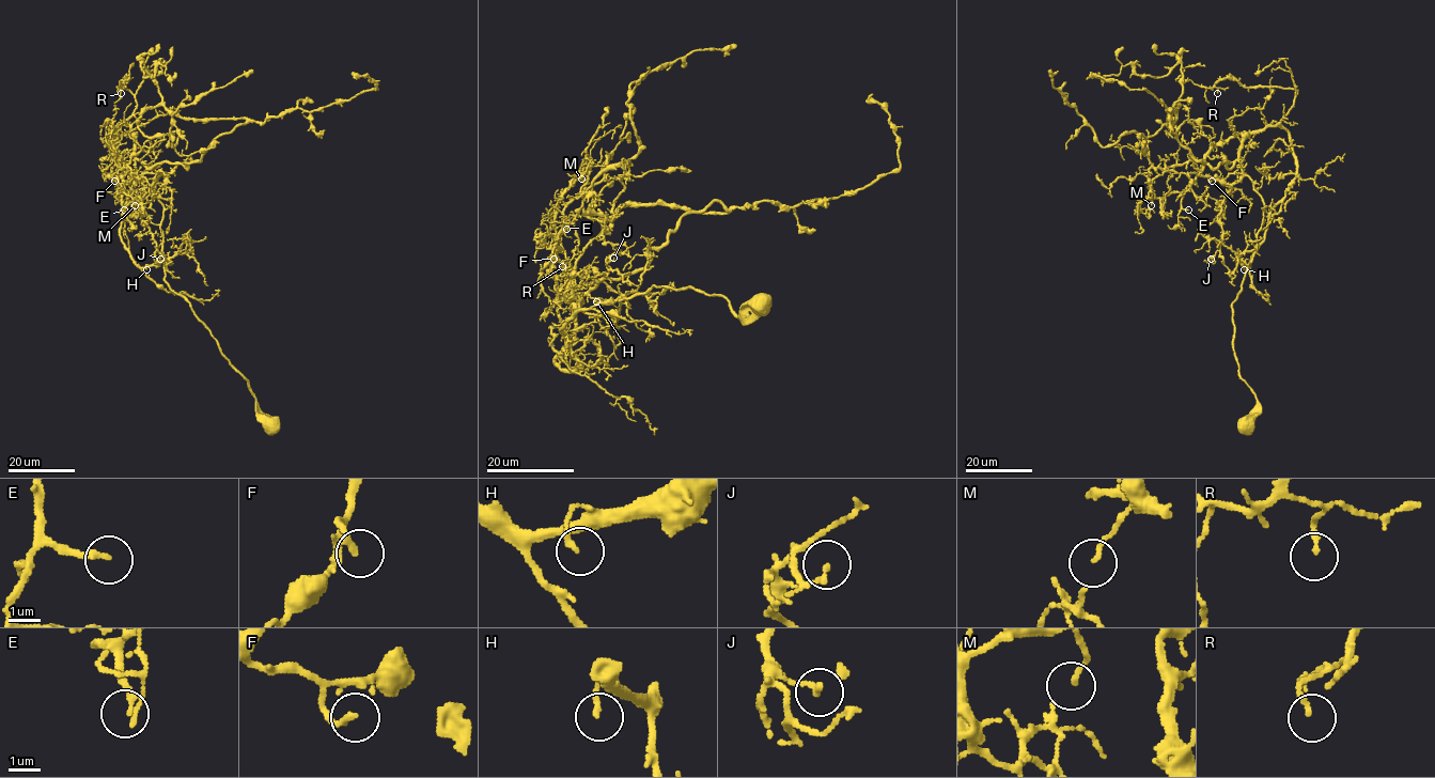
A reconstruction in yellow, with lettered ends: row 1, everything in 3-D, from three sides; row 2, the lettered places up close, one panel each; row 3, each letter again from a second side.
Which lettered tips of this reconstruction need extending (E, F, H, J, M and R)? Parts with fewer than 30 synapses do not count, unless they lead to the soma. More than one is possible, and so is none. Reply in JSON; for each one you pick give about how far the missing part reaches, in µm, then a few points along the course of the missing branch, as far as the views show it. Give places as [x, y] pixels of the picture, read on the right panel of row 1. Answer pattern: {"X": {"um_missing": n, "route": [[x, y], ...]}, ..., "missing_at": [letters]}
{"E": {"um_missing": 15, "route": [[1188, 209], [1188, 215], [1180, 219], [1186, 228], [1186, 239]]}, "missing_at": ["E"]}

